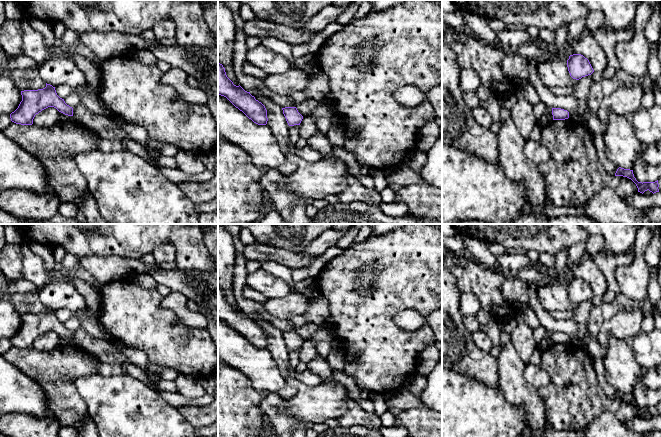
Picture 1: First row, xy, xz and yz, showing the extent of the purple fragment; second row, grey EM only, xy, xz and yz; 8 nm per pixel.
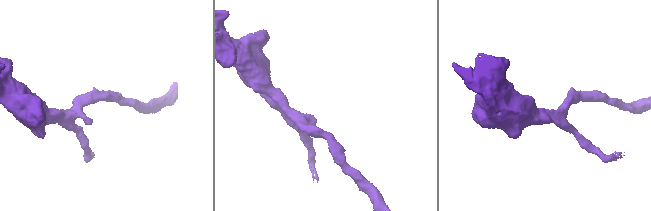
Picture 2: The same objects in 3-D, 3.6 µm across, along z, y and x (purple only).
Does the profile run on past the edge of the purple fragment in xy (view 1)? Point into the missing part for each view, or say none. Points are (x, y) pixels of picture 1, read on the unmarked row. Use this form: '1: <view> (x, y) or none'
1: none

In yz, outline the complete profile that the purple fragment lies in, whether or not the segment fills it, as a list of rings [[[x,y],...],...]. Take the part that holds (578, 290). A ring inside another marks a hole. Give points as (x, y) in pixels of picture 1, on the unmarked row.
[[[581,278],[570,279],[567,284],[567,291],[570,300],[576,304],[591,299],[594,296],[589,284]]]

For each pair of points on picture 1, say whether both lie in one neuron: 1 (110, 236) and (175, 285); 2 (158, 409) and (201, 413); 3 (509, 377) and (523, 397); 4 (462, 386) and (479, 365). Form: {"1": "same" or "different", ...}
{"1": "different", "2": "different", "3": "same", "4": "different"}

